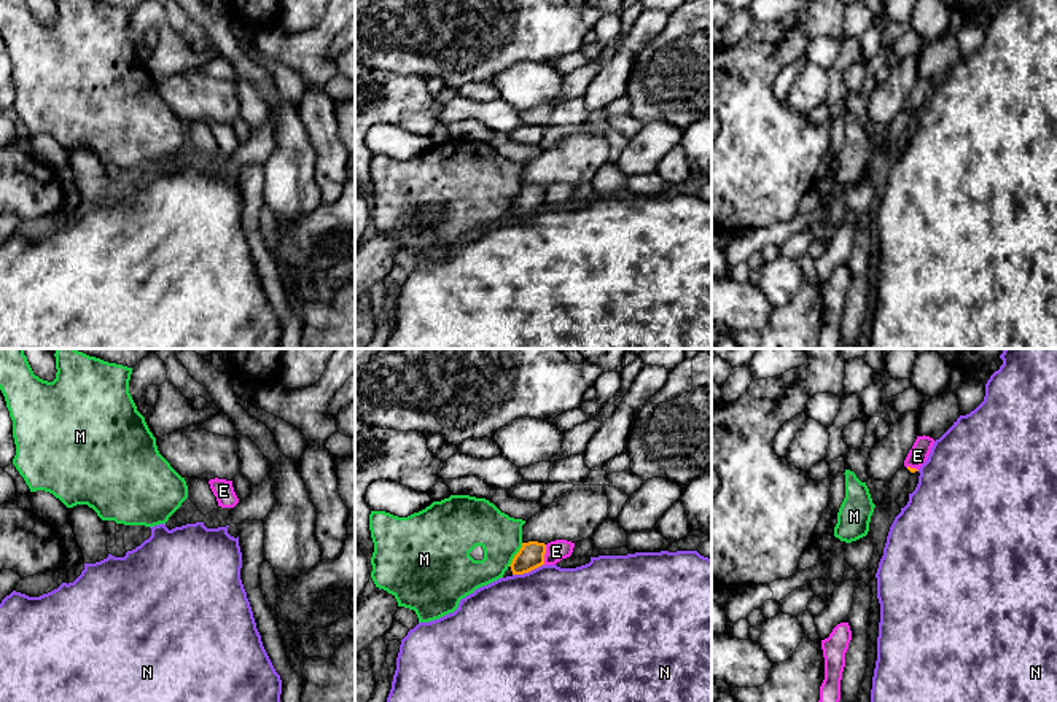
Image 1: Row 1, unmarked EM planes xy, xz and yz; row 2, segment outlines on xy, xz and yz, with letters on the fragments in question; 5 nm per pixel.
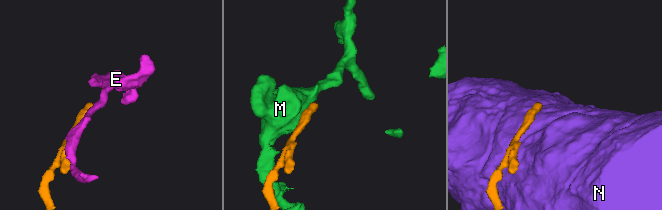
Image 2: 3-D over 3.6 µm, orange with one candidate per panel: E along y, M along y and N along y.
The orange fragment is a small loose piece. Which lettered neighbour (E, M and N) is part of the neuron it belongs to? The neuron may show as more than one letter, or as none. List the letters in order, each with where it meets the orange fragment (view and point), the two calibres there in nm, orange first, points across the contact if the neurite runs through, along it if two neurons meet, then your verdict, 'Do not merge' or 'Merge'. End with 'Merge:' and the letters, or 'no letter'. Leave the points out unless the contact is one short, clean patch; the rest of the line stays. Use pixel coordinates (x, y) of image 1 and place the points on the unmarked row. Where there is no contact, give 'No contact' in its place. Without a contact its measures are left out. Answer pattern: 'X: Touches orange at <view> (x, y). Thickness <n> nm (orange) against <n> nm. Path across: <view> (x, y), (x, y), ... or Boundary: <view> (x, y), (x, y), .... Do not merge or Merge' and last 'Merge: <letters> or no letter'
E: Touches orange at xz (545, 196). Thickness 140 nm (orange) against 100 nm. Do not merge
M: Touches orange at xz (516, 198). Thickness 140 nm (orange) against 240 nm. Do not merge
N: Touches orange at xz (527, 215). Thickness 140 nm (orange) against 500 nm. Do not merge
Merge: no letter

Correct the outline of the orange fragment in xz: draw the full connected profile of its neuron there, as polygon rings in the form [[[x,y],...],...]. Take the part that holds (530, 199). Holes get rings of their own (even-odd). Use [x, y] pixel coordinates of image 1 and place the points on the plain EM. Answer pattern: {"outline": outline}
{"outline": [[[538,185],[522,186],[522,191],[511,205],[513,218],[528,216],[544,209],[546,188]]]}

